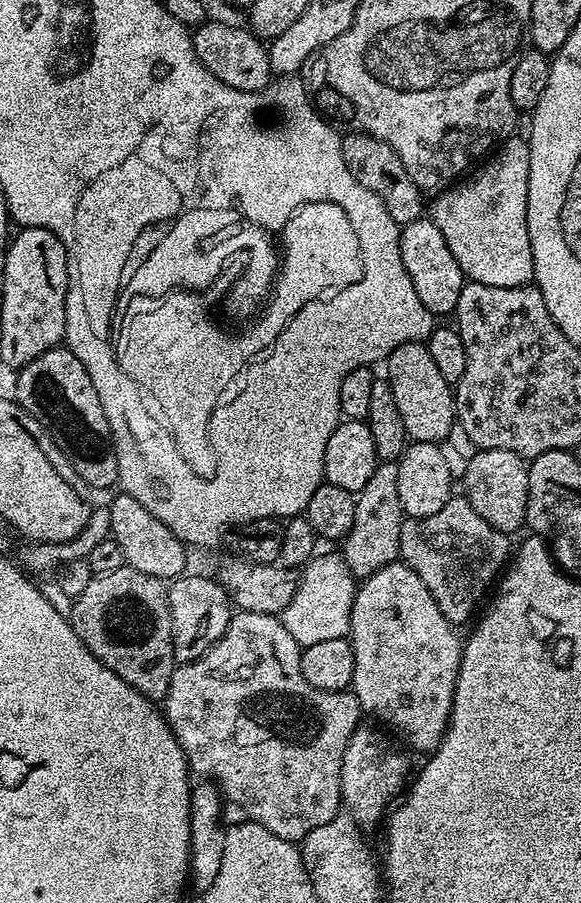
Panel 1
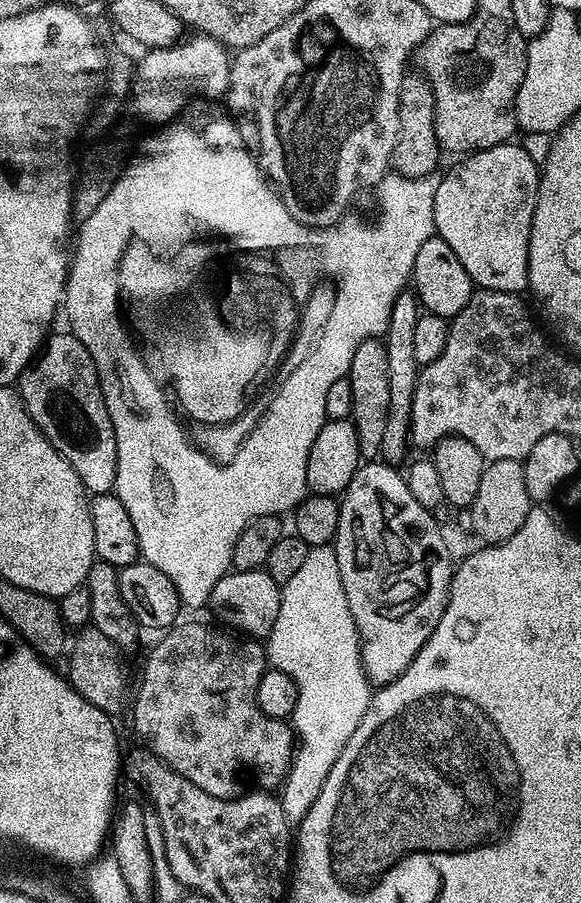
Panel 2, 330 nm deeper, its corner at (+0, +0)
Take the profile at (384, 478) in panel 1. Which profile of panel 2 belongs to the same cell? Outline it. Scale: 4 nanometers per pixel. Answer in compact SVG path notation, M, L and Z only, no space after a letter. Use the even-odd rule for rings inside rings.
M405 290L394 302L390 310L388 331L383 337L386 346L386 363L390 369L390 414L386 418L386 431L382 433L382 456L385 461L397 462L410 452L410 422L414 390L420 377L422 365L414 358L414 326L422 315L422 305L415 291Z

